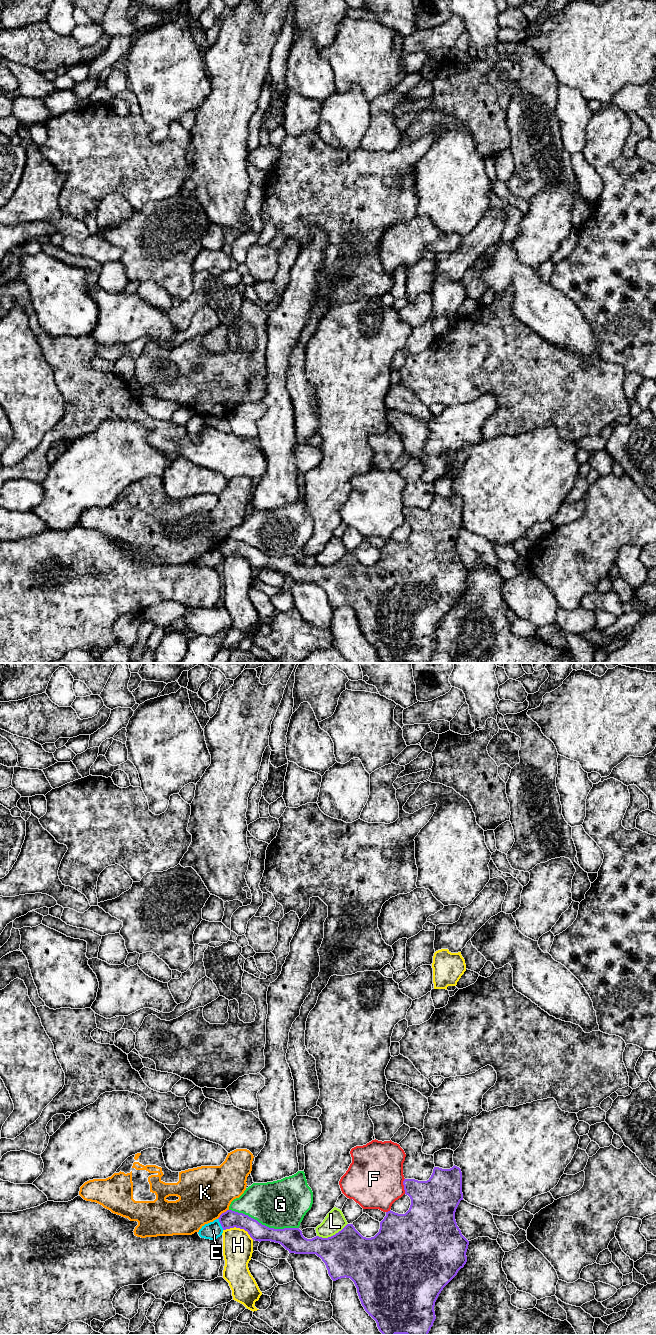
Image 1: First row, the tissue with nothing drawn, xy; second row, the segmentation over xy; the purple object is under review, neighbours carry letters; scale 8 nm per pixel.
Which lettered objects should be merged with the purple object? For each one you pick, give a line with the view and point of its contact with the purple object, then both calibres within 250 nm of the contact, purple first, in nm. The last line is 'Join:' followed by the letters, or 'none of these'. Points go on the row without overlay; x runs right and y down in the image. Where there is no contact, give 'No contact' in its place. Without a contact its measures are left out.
Join: none of these

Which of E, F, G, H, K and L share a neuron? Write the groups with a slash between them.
E / F / G K / H / L

